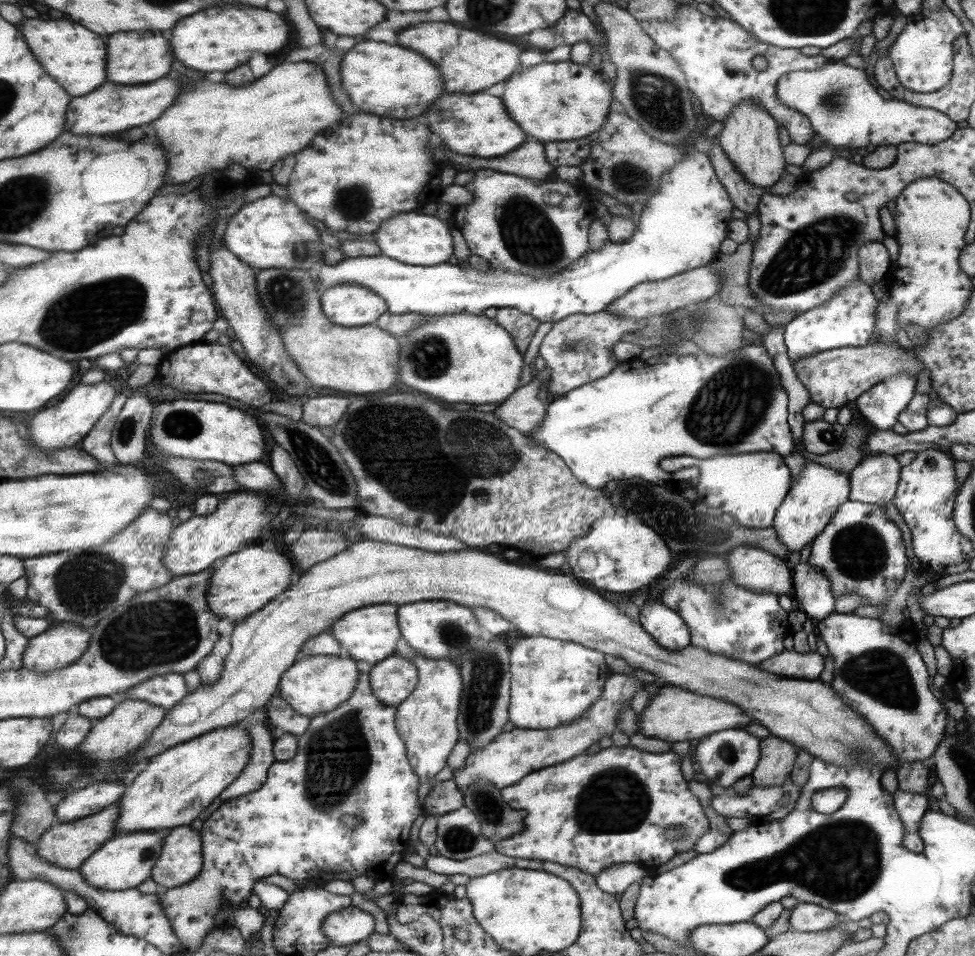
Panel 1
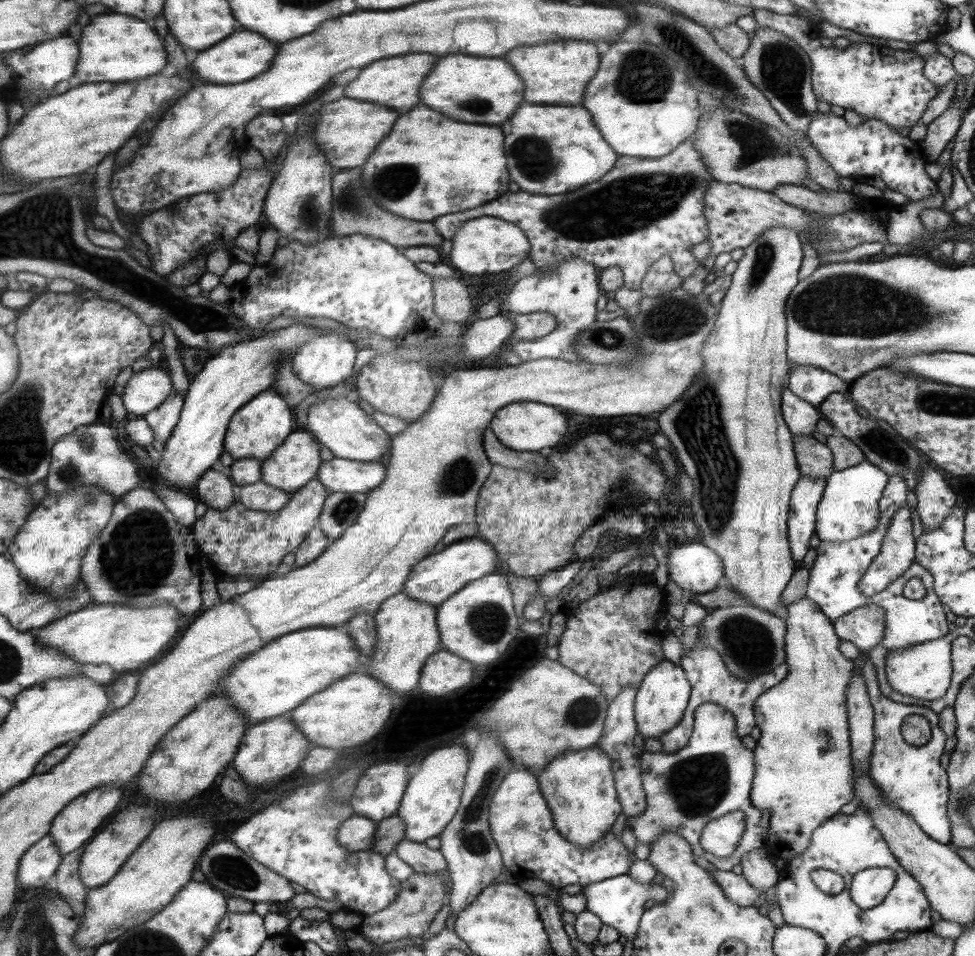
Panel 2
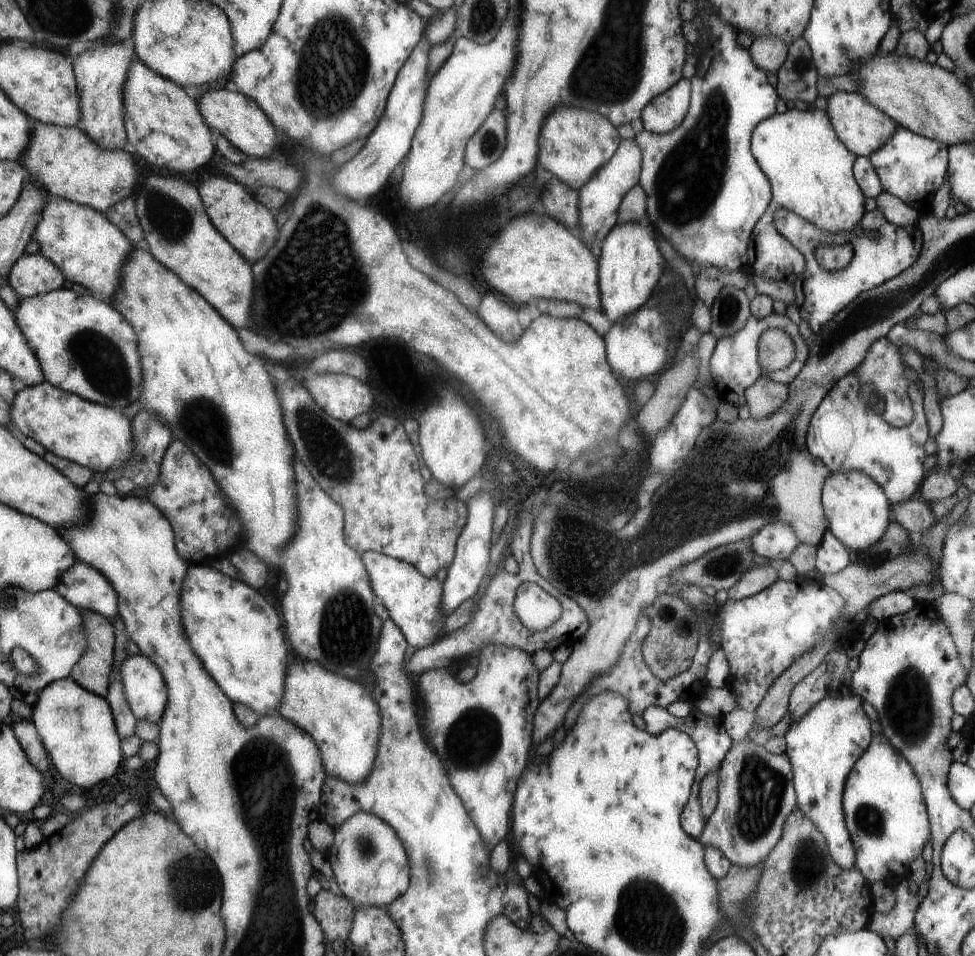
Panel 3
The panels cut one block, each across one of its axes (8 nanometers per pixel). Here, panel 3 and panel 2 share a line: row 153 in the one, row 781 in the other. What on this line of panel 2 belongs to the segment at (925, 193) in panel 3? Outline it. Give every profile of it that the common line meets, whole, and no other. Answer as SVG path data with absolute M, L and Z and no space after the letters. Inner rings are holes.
M862 652L862 671L861 674L866 681L868 687L868 696L872 708L874 709L874 745L871 755L870 770L871 780L875 782L882 799L888 799L891 804L895 804L897 808L903 810L905 814L909 814L913 820L919 824L920 829L931 836L932 839L942 844L950 844L951 834L951 818L948 813L948 778L946 778L946 770L940 764L940 756L944 754L944 742L946 742L946 734L938 728L938 714L925 705L907 705L893 701L891 697L883 695L879 688L878 676L876 676L875 665L868 657L870 652Z

